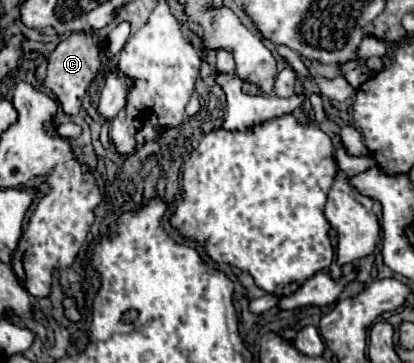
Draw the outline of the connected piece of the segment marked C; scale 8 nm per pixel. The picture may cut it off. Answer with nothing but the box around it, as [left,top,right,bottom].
[45,34,99,114]

